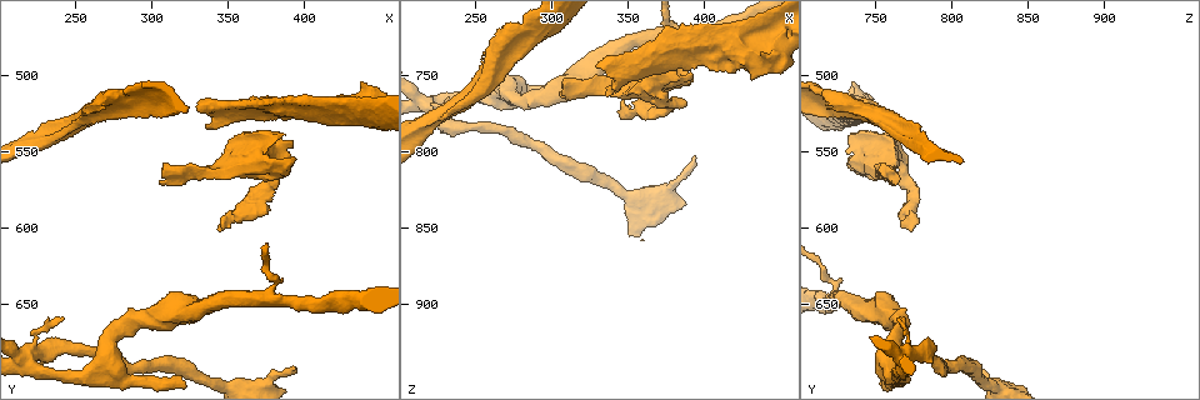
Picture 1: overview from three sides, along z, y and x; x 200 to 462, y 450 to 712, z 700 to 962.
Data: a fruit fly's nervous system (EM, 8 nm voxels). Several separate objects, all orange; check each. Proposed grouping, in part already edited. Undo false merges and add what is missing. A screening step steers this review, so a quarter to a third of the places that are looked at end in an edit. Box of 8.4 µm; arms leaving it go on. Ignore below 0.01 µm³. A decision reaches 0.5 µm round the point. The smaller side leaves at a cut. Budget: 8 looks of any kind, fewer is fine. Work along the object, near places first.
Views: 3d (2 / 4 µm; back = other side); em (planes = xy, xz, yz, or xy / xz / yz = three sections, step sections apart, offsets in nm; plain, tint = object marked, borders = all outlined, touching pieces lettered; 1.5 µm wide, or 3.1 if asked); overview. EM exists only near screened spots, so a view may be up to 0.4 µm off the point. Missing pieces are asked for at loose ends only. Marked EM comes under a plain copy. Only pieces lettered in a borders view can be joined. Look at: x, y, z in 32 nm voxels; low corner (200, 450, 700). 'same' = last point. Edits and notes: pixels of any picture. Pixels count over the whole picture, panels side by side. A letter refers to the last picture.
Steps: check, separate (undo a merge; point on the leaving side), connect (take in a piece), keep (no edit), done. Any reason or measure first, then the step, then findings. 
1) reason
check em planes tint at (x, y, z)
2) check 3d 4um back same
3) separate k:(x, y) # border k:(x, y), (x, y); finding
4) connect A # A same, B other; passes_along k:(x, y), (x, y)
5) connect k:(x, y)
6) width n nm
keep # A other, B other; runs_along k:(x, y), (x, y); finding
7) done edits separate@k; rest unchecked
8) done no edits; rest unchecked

arms run side by side
check em yz step 8 borders at (260, 524, 744)

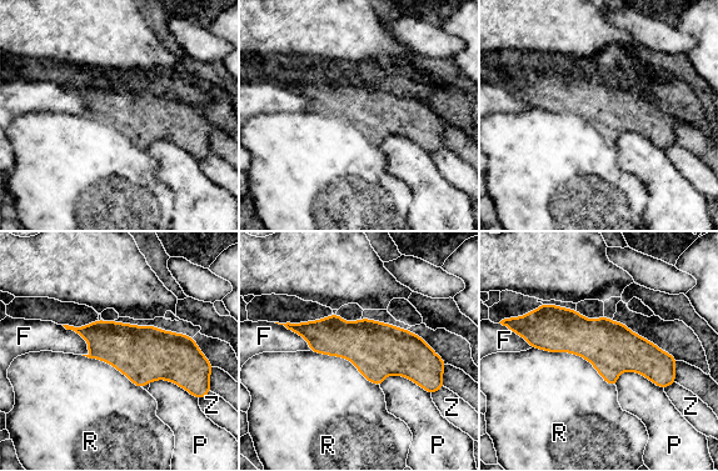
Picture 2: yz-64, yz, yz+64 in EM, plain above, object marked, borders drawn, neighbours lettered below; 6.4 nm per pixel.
check em planes borders same

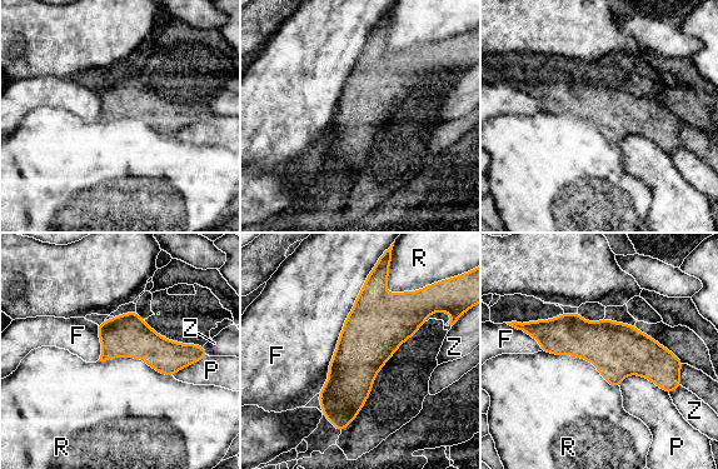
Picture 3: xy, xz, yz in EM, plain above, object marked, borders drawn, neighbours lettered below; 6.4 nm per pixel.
width 240 nm
keep # F other, P other, R other, Z other; border 3:(541, 350), (582, 357), (619, 388); continuous, no second cell

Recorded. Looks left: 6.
branch stops here
check 3d 2um at (330, 518, 744)

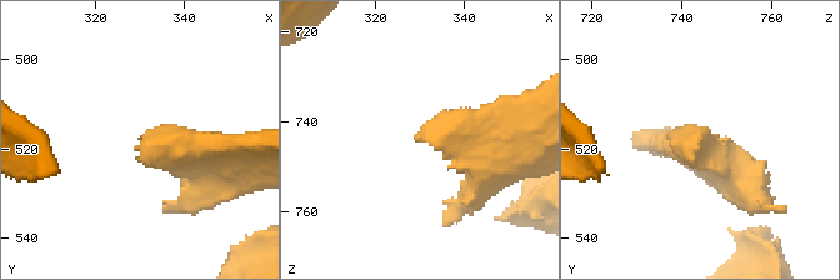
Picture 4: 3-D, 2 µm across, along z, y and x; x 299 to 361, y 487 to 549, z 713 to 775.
now the EM
check em planes borders at (330, 520, 744)

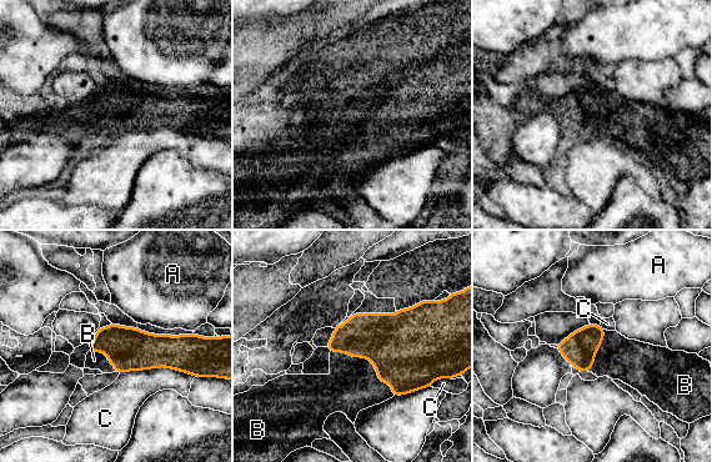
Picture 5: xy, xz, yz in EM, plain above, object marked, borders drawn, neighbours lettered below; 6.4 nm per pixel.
longest_contact B 500 nm
connect B # A other, B same, C other; passes_along 5:(409, 351), (371, 361), (351, 386); the cell continues

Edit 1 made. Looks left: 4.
long arm stops here
check em planes borders at (348, 598, 766)

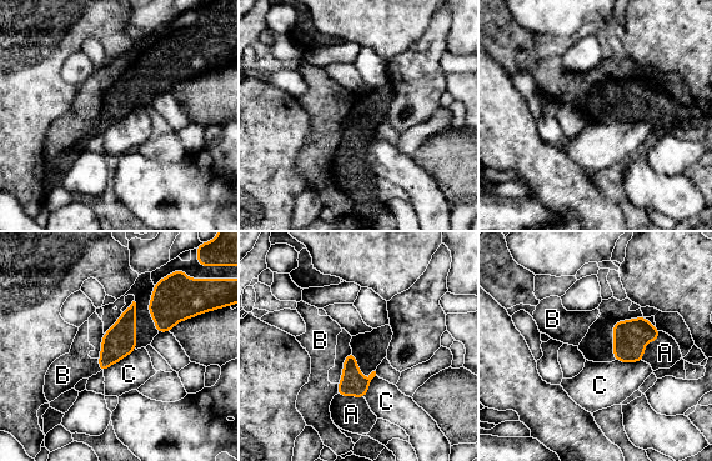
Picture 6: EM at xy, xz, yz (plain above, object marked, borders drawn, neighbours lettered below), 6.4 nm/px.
connect A # A same, B other, C other; passes_along 6:(630, 337), (647, 341), (665, 352); it goes on there

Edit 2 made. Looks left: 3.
done edits connect@5, connect@6; rest unchecked

